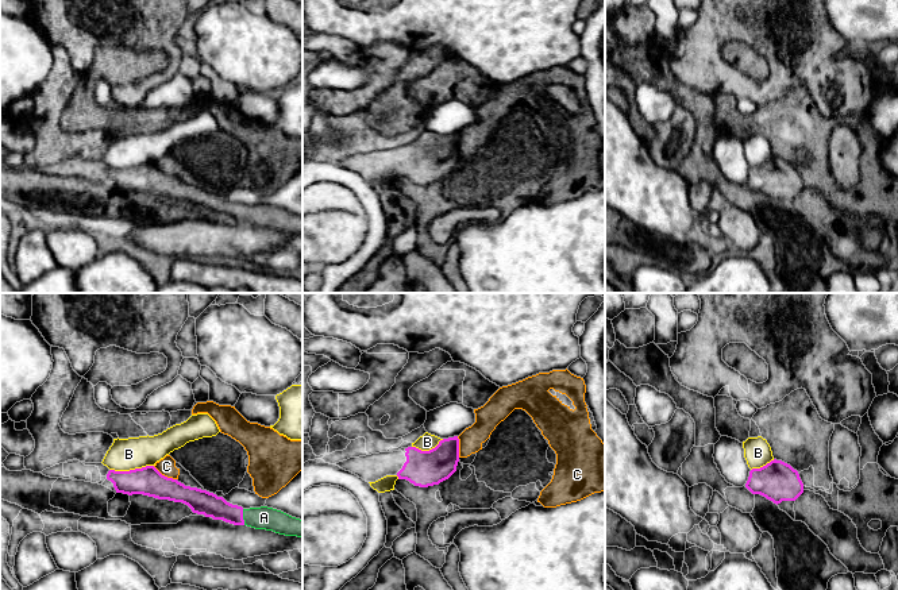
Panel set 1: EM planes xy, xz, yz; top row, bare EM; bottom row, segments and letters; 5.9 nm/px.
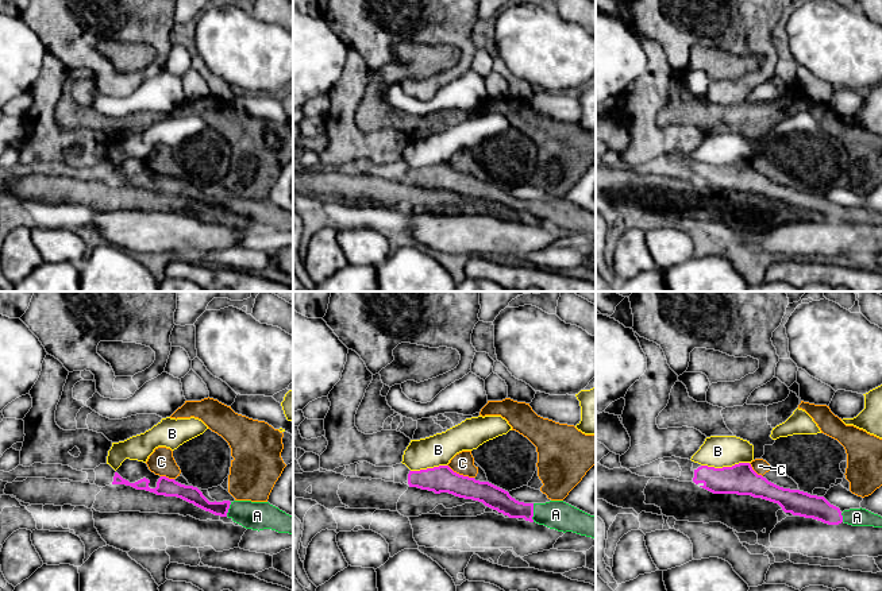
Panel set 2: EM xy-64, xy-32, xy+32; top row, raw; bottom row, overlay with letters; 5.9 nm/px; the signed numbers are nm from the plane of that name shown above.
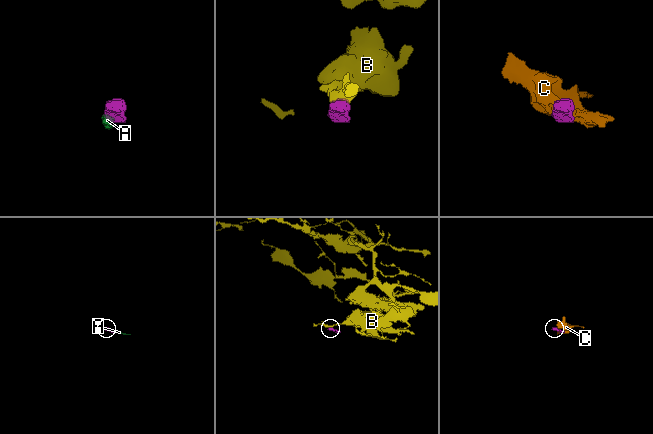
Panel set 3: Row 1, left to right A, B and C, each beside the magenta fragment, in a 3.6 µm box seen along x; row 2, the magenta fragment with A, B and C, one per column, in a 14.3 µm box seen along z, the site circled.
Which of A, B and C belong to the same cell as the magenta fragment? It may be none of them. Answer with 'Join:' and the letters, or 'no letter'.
Join: A

